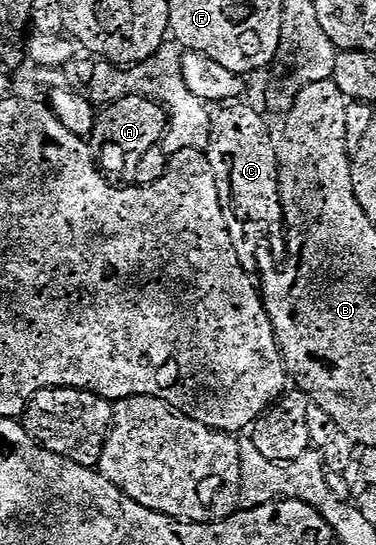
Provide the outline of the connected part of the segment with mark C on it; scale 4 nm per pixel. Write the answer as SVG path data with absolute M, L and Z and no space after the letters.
M235 101L230 105L224 106L220 115L216 114L213 119L213 130L211 135L211 148L205 151L209 165L213 169L213 177L217 177L217 193L221 197L221 205L225 213L225 225L229 229L229 237L233 241L233 249L237 253L237 257L241 261L243 268L251 273L254 272L254 267L259 263L259 254L262 251L267 251L271 246L279 247L283 243L283 231L285 232L285 212L283 209L283 195L279 192L279 156L281 154L280 148L275 148L275 139L271 136L271 131L267 128L267 123L254 111L251 107L246 107L246 102Z

